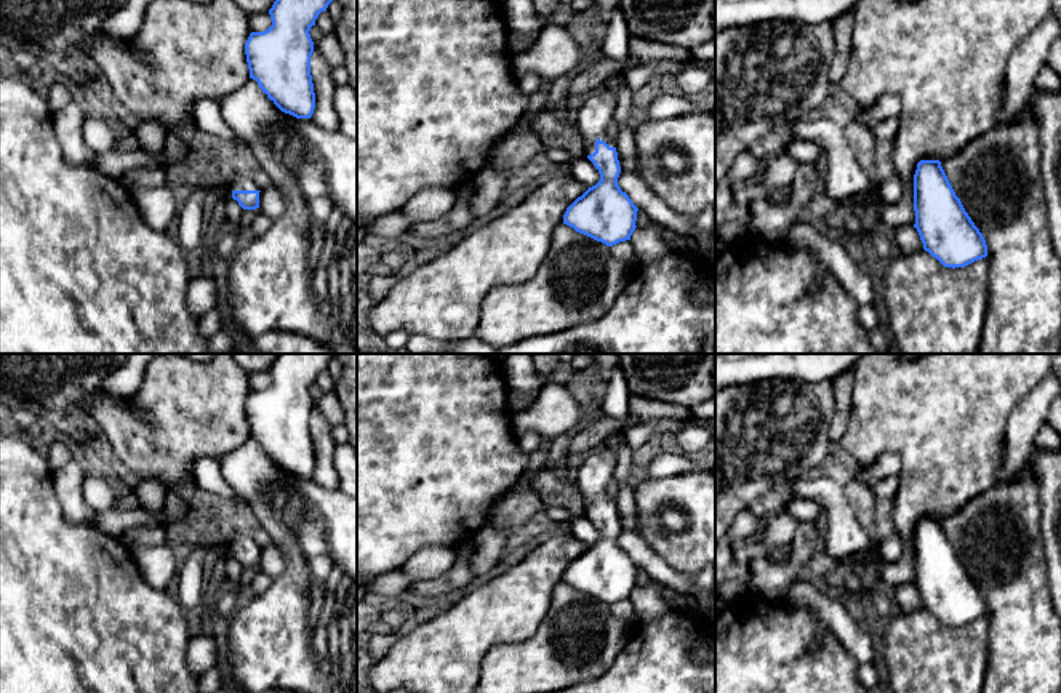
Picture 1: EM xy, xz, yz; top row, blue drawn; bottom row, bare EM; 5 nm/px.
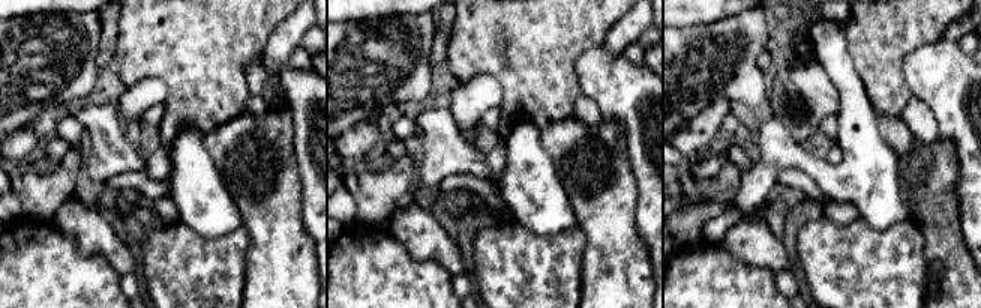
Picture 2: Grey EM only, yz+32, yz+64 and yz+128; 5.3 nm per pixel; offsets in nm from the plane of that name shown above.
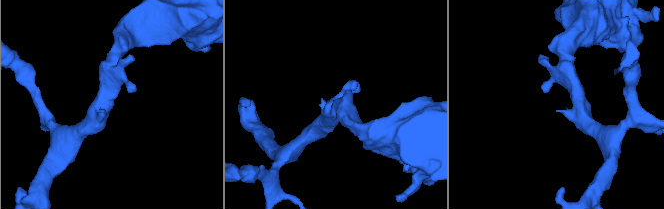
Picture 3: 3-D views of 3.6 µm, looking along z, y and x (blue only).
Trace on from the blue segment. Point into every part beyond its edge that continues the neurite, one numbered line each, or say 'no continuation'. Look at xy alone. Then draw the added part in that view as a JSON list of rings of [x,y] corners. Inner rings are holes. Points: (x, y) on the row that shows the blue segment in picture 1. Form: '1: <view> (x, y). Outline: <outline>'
1: xy (239, 183). Outline: [[[235,176],[230,179],[230,190],[259,190],[259,187],[250,178]]]

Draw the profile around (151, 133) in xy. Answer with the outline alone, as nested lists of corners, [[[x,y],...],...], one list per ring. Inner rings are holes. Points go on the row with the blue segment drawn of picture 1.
[[[142,120],[133,134],[139,141],[139,149],[149,154],[158,154],[163,149],[166,131],[168,130],[157,120]]]

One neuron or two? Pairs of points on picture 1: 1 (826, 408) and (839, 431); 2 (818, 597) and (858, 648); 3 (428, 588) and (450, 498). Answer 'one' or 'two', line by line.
1: two
2: one
3: two

